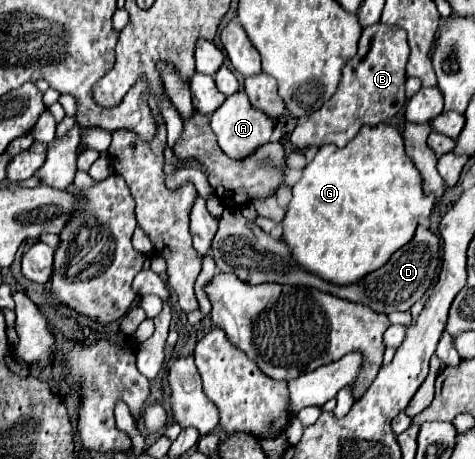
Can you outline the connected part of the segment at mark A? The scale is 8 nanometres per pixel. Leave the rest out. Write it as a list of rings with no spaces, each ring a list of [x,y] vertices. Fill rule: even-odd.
[[[236,92],[230,98],[226,98],[226,102],[212,114],[212,132],[218,138],[218,146],[224,150],[226,156],[238,160],[244,158],[248,154],[252,154],[258,146],[266,144],[270,140],[274,122],[260,110],[252,108],[252,104],[248,102],[246,92]]]

